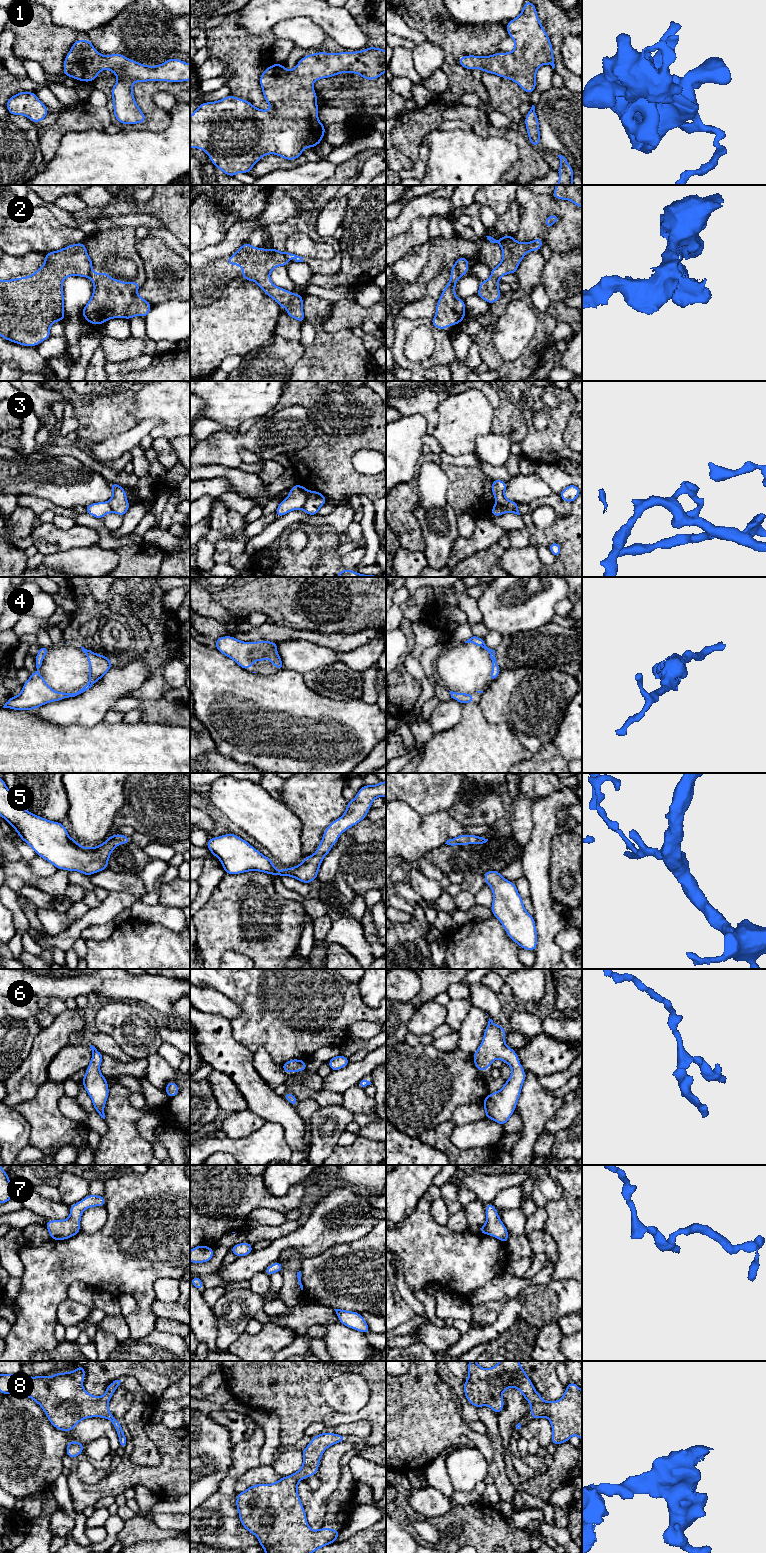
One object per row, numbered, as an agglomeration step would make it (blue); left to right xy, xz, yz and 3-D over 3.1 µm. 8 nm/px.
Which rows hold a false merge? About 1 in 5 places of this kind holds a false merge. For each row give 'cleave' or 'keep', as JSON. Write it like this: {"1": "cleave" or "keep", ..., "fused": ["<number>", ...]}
{"1": "keep", "2": "cleave", "3": "cleave", "4": "keep", "5": "keep", "6": "keep", "7": "keep", "8": "keep", "fused": ["2", "3"]}

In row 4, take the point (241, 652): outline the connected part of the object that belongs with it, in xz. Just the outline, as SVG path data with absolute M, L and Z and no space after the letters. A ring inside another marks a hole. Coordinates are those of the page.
M222 636L215 640L216 650L234 660L244 670L249 670L255 664L255 659L264 662L266 657L278 671L283 670L284 664L277 652L277 643L263 640L250 643L232 636Z

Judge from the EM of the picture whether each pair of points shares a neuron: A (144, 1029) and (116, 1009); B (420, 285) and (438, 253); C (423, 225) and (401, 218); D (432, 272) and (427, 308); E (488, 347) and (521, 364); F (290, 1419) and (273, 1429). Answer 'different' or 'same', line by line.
A: same
B: same
C: different
D: different
E: same
F: different

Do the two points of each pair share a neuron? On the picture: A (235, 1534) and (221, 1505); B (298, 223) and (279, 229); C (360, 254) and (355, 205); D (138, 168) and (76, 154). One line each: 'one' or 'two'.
A: one
B: one
C: one
D: one

